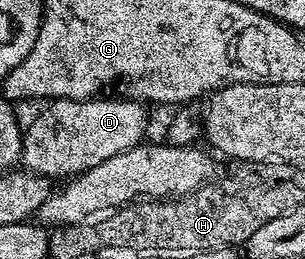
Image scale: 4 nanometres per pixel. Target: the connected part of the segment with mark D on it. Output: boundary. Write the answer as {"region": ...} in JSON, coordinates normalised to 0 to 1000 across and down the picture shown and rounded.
{"region":[[[367,371],[275,378],[266,394],[230,378],[161,390],[148,405],[157,413],[75,506],[66,552],[66,625],[75,653],[102,656],[108,672],[138,672],[161,695],[223,695],[246,676],[282,668],[295,649],[321,649],[334,618],[361,618],[361,602],[387,602],[387,587],[413,587],[462,560],[475,544],[472,498],[485,486],[475,398],[416,371],[354,375]]]}

